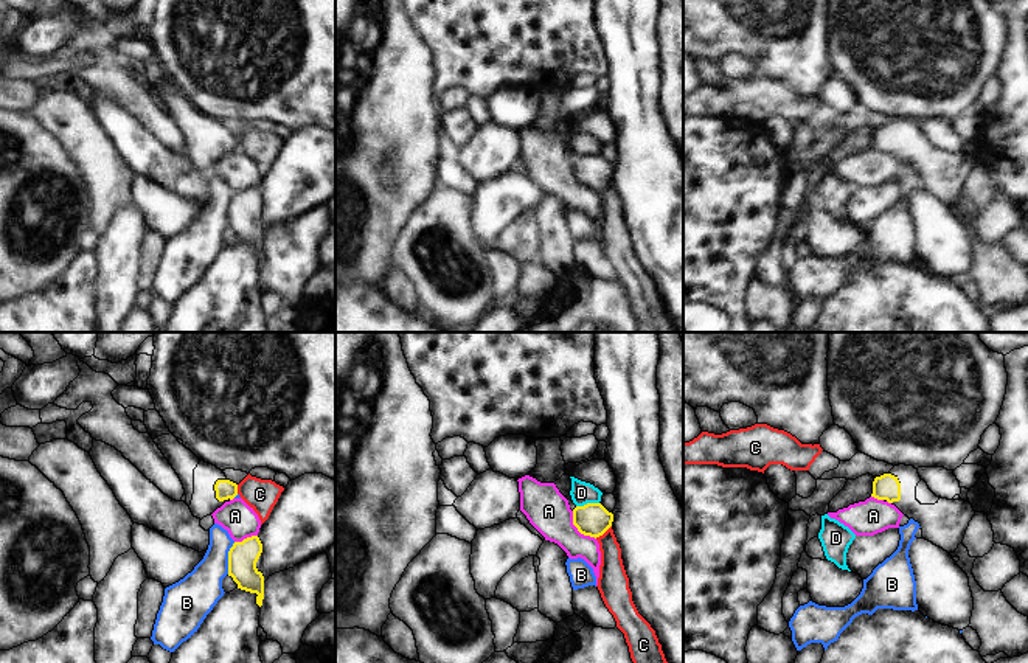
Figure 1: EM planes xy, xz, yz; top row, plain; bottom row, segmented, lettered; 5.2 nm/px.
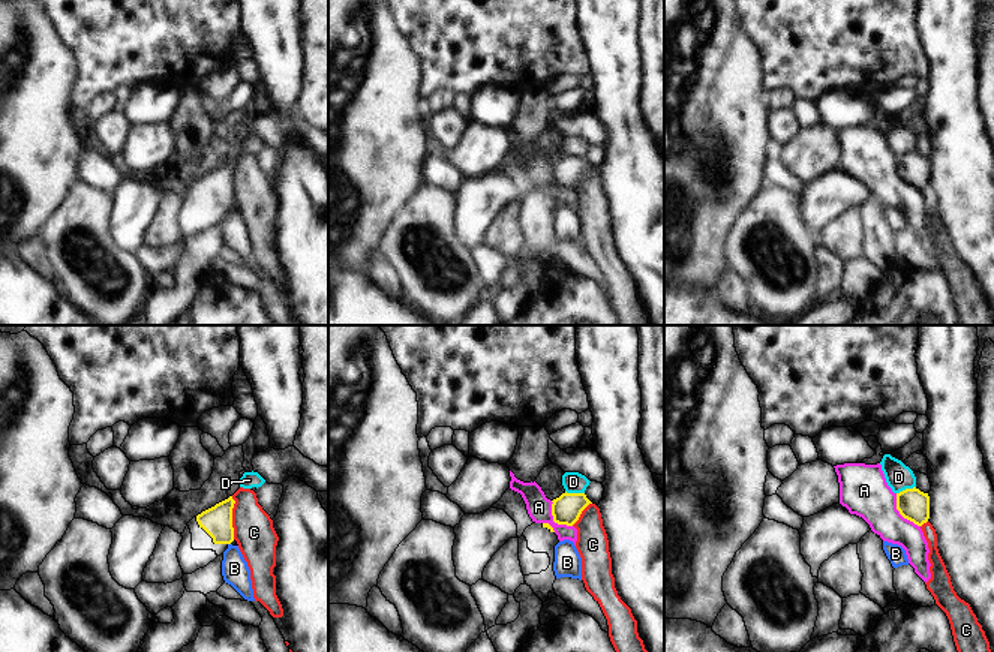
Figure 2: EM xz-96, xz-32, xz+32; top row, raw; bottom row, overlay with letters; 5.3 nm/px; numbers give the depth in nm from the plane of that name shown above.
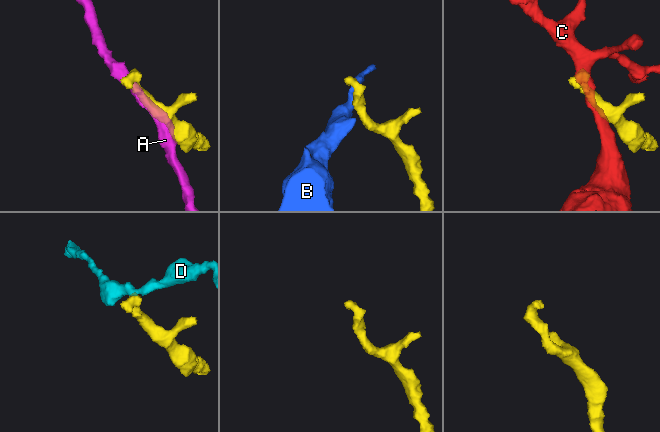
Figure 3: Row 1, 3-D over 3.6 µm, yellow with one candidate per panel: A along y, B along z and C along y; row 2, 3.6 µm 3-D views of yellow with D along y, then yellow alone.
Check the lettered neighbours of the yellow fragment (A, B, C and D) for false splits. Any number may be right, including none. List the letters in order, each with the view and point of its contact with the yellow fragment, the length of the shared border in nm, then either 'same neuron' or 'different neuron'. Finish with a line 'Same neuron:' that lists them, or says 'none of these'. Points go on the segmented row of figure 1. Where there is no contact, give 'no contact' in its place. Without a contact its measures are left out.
A: contact xz (578, 530); length 200 nm; different neuron
B: contact xy (229, 558); length 170 nm; different neuron
C: contact xz (603, 533); length 110 nm; different neuron
D: contact xz (587, 503); length 120 nm; different neuron
Same neuron: none of these

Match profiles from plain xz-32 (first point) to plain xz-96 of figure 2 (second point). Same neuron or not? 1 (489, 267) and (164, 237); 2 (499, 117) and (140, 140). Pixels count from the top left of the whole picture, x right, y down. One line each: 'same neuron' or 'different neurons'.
1: different neurons
2: different neurons

